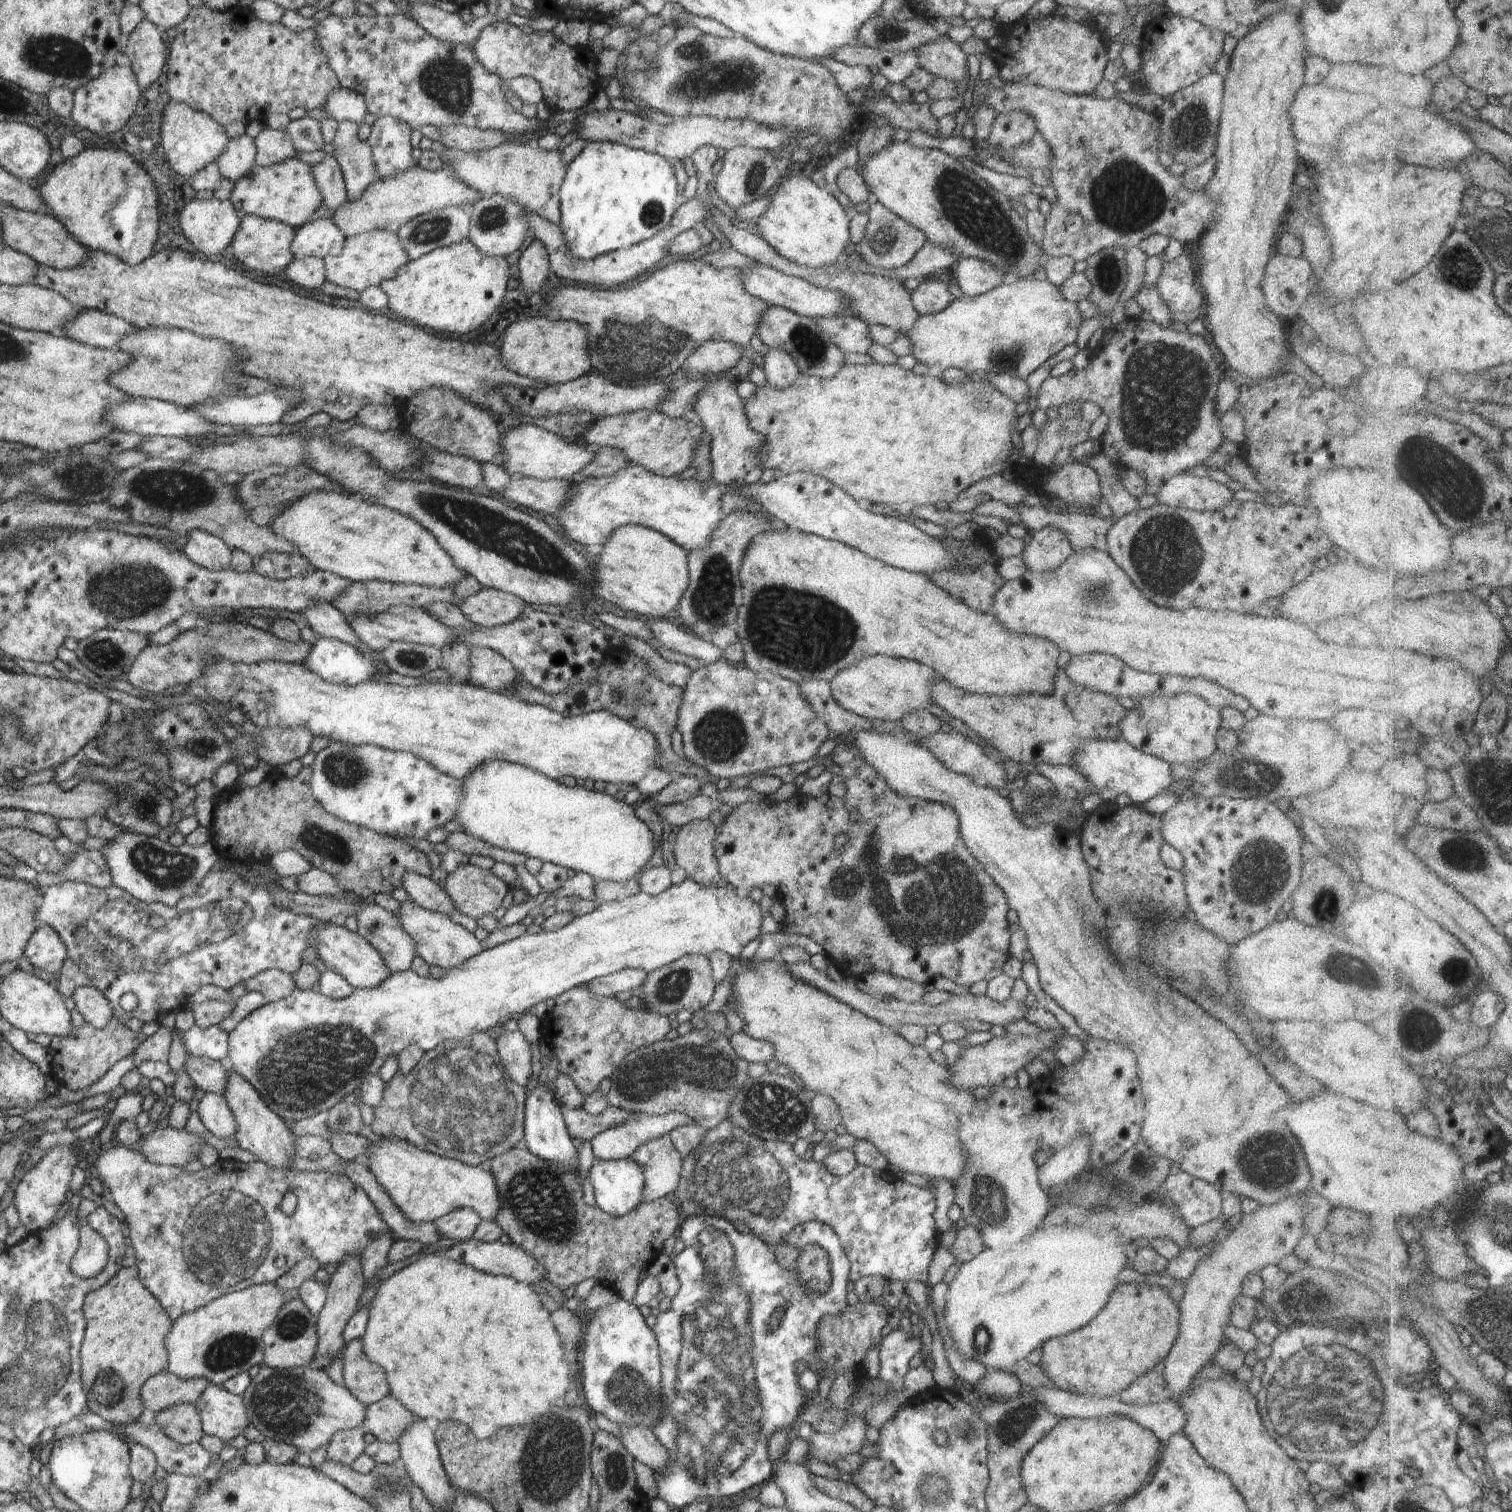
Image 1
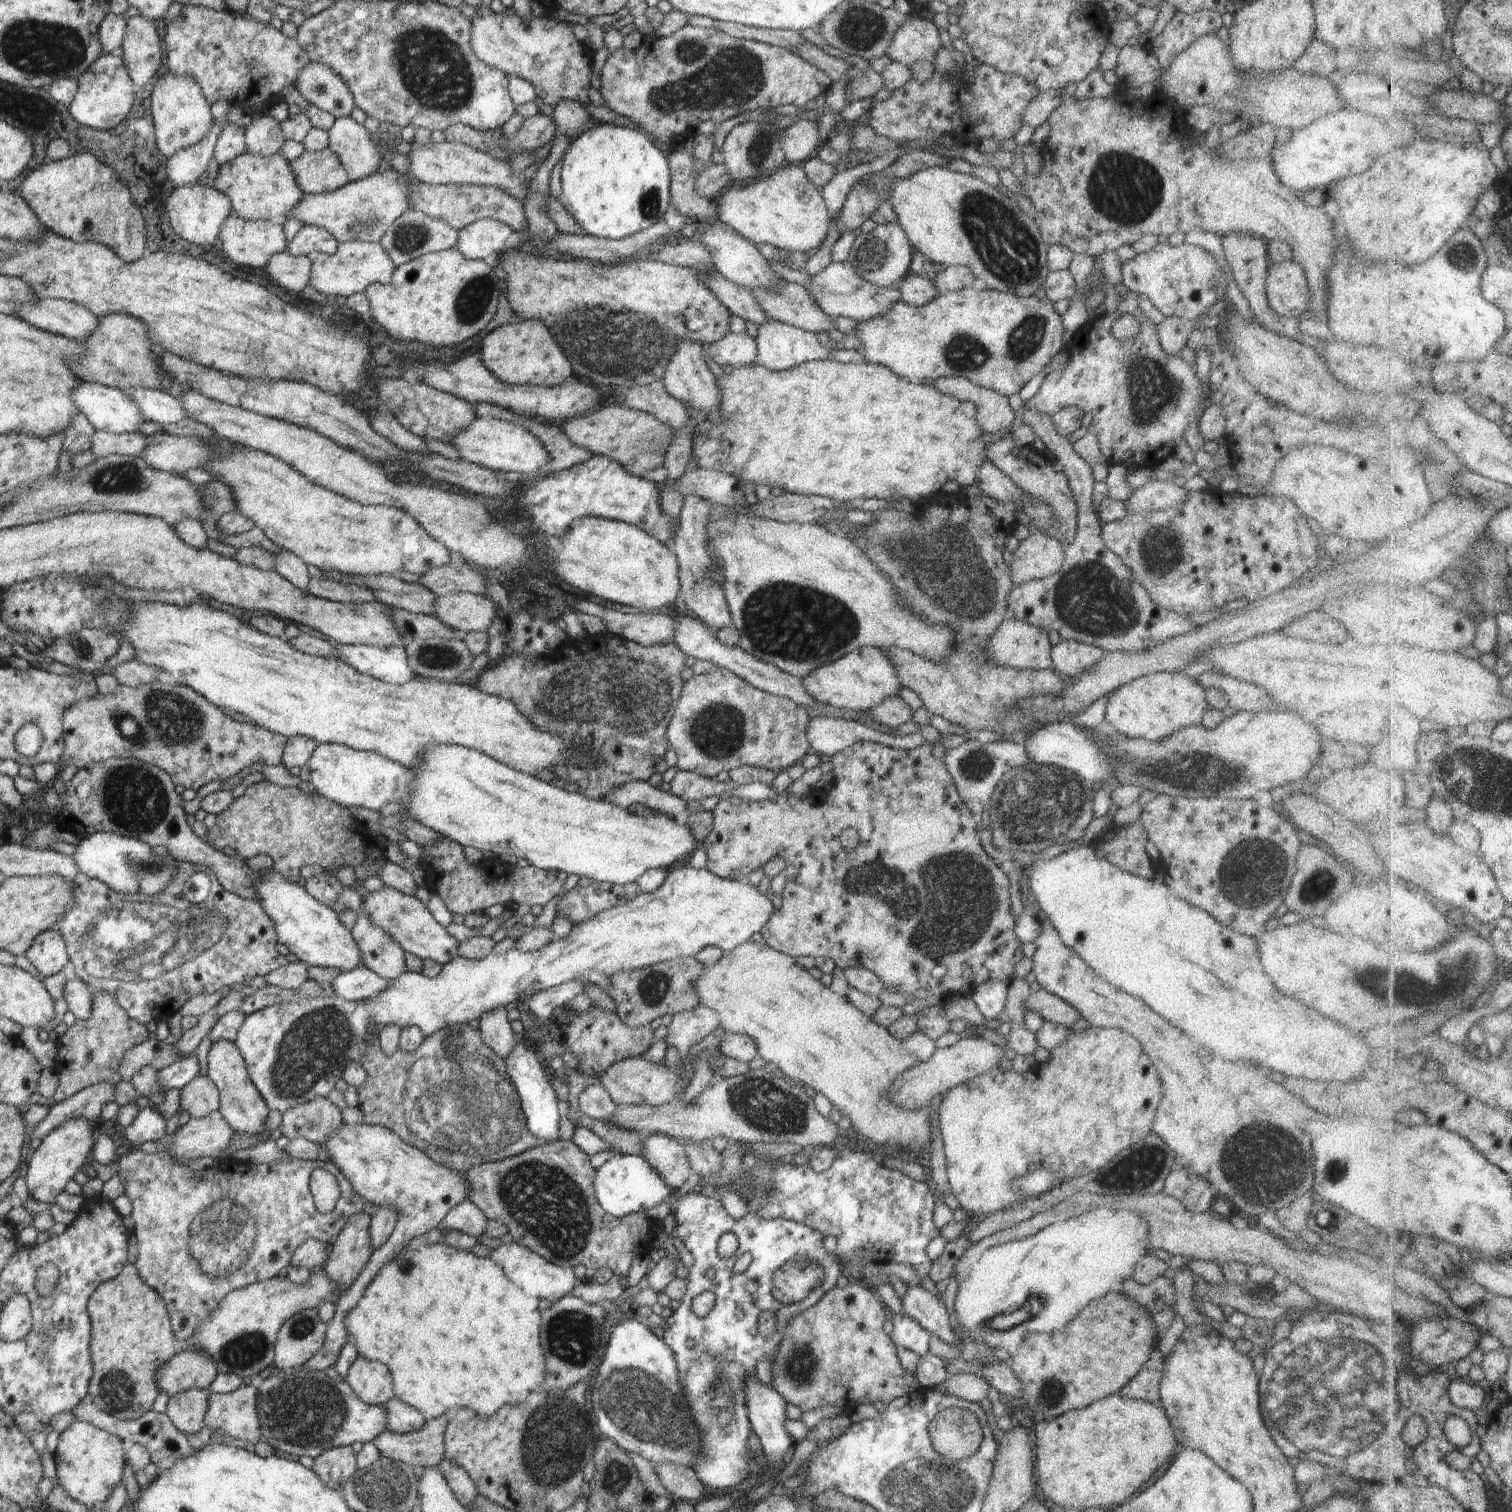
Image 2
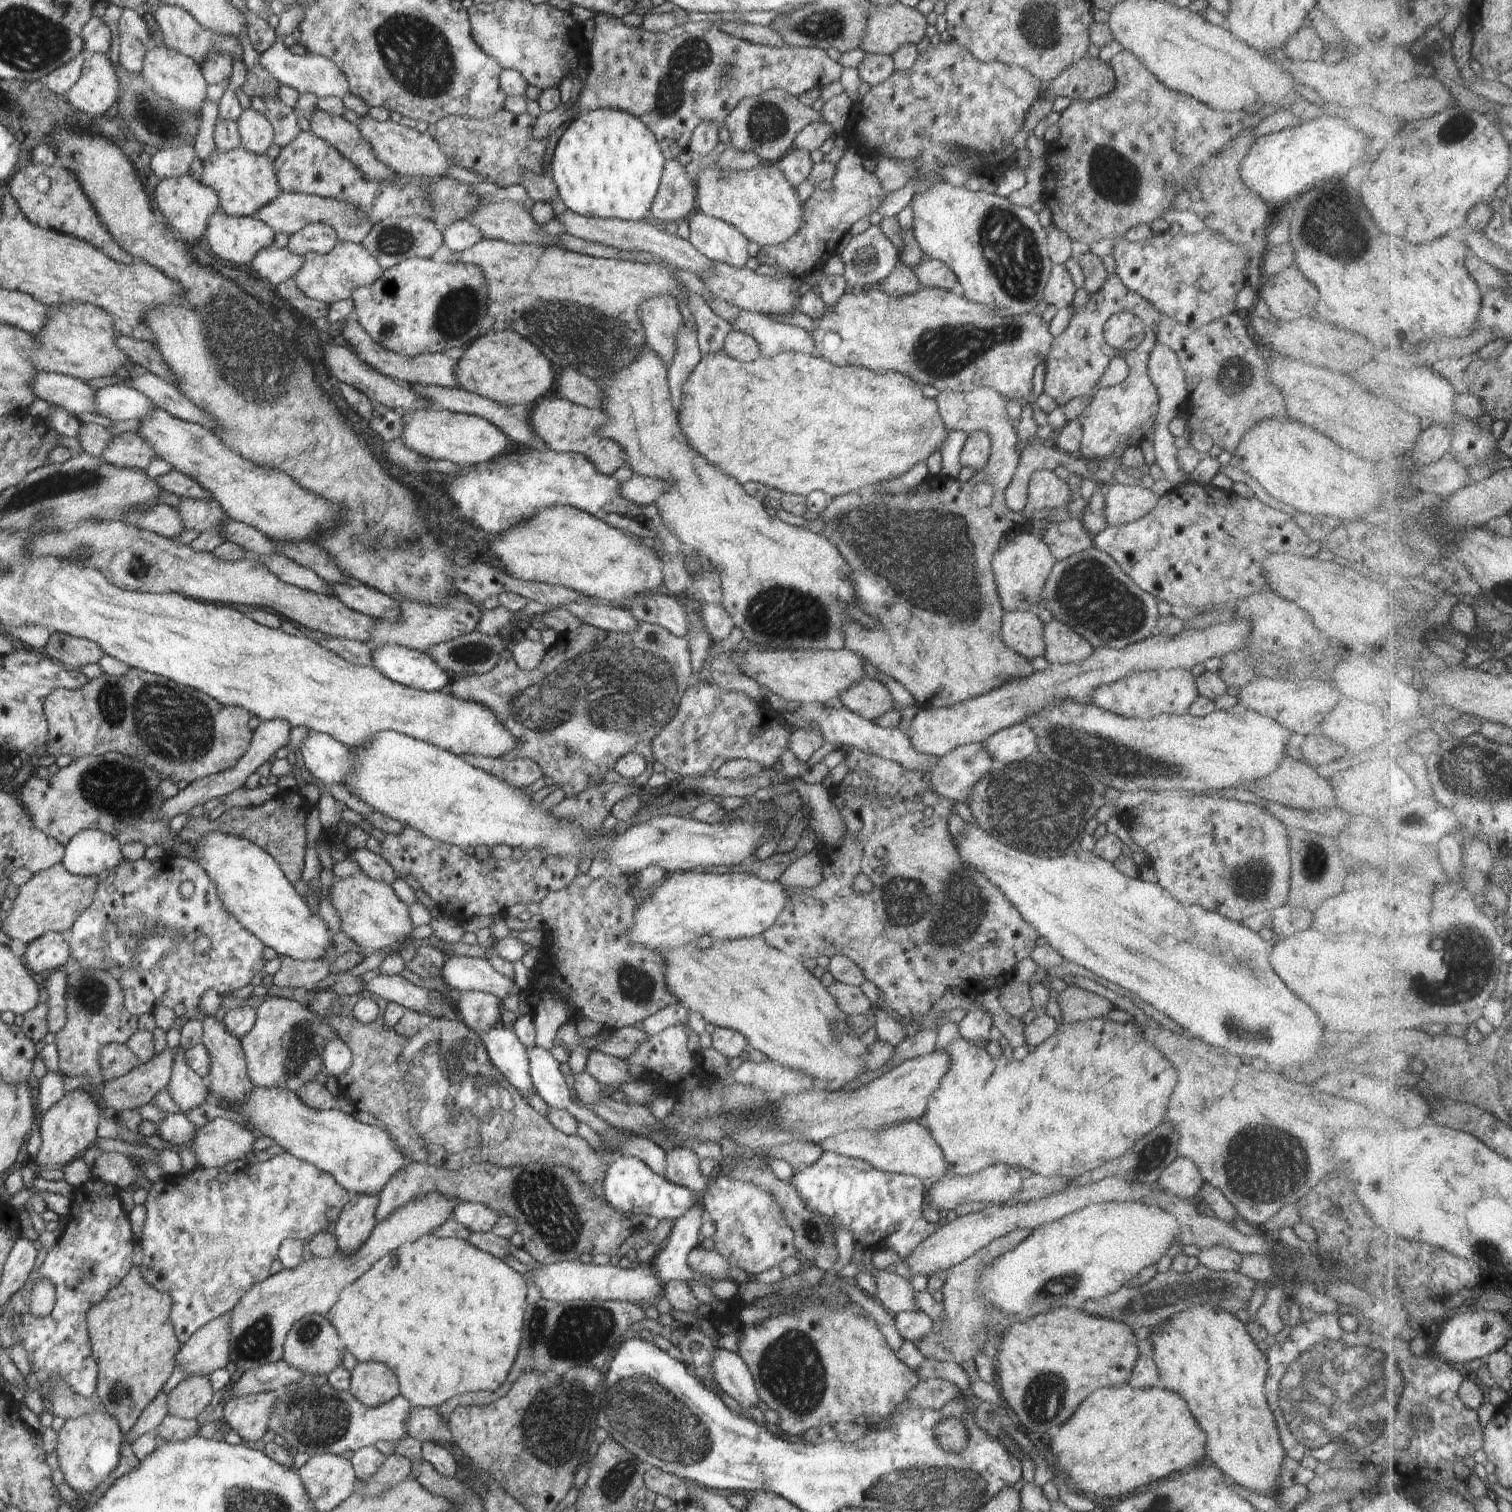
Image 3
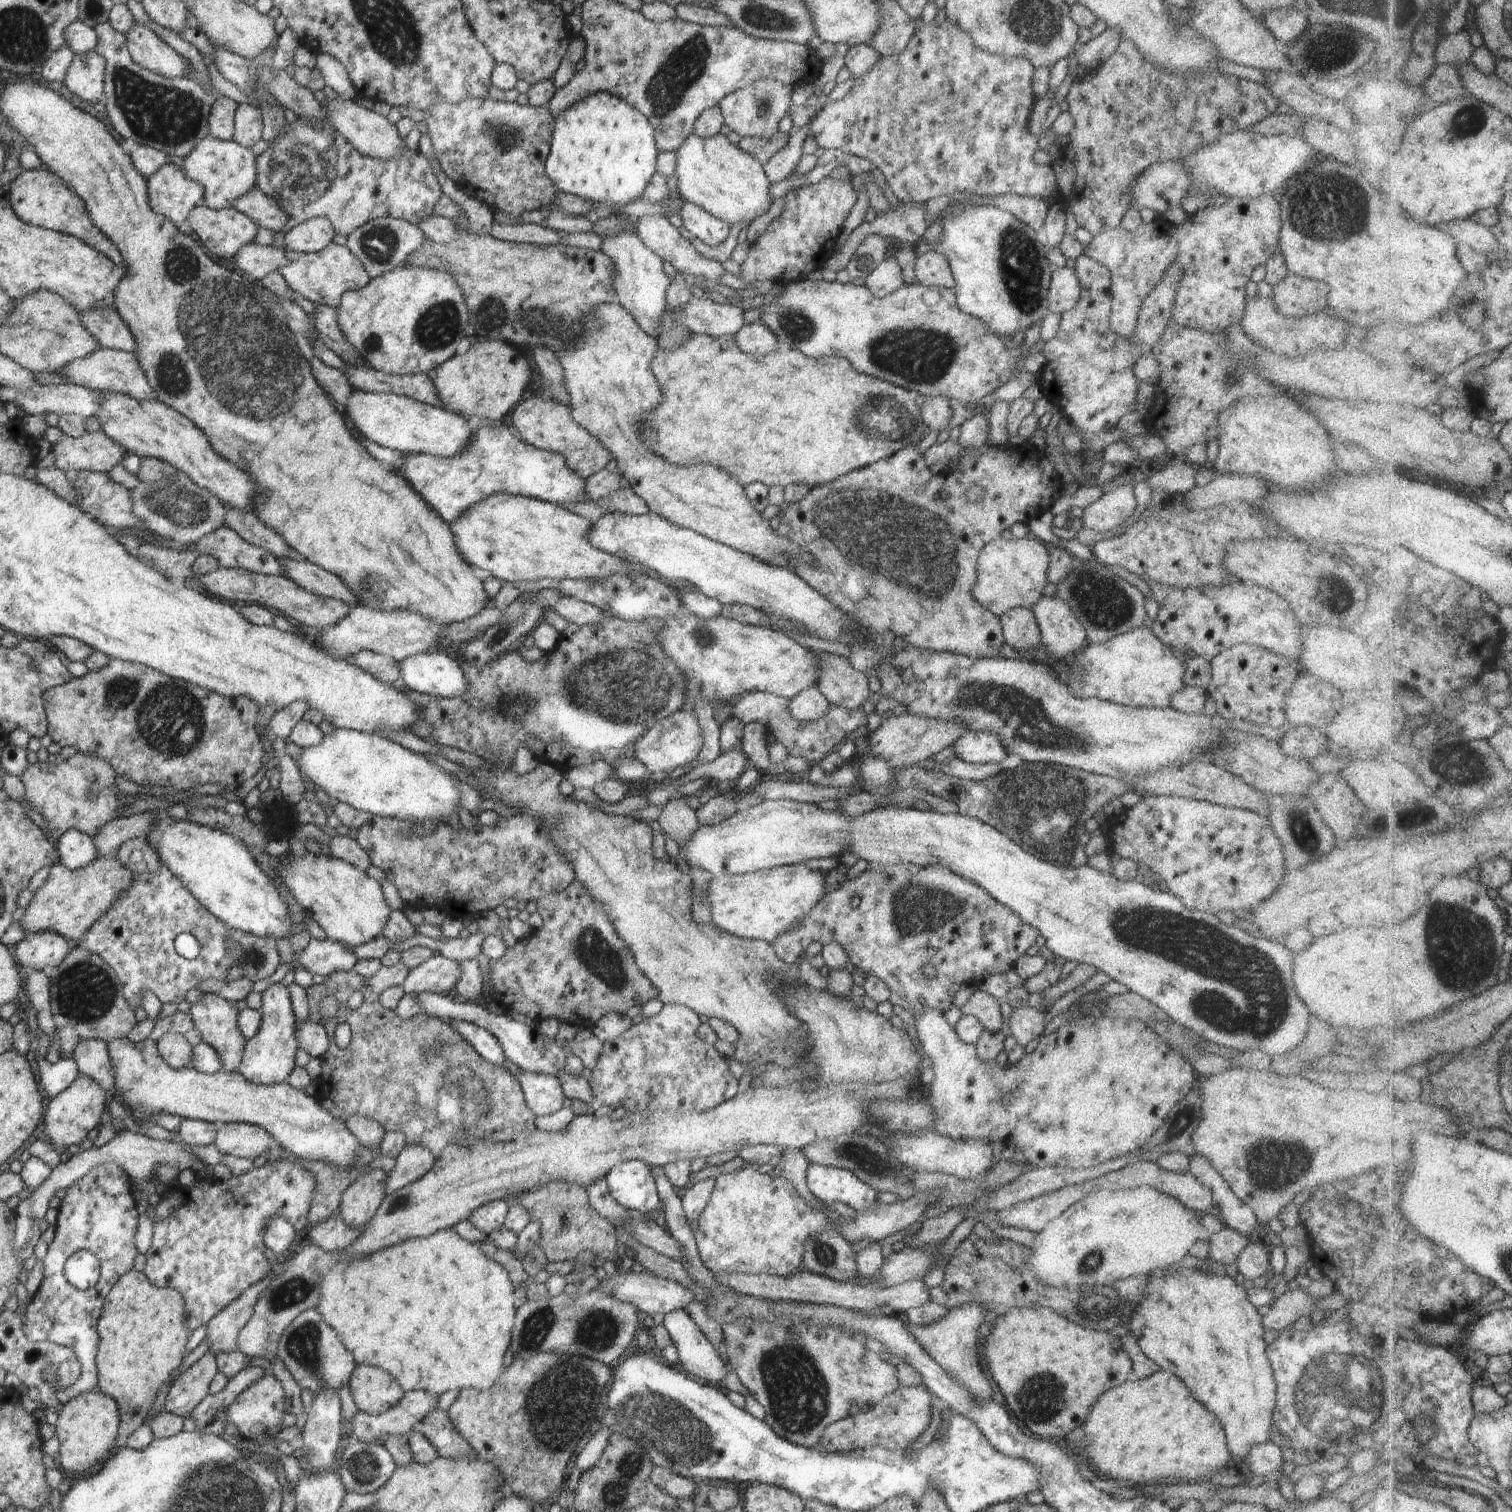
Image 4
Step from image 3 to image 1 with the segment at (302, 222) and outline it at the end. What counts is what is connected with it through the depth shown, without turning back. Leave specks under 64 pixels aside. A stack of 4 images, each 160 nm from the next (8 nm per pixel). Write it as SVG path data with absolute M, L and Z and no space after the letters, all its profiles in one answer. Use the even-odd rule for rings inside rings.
M416 165L383 179L376 178L357 199L347 198L338 208L330 209L329 219L340 229L346 239L376 229L396 233L409 220L428 211L462 206L462 204L470 205L472 208L472 204L476 204L482 198L481 192L460 182L448 167L427 171L420 165Z

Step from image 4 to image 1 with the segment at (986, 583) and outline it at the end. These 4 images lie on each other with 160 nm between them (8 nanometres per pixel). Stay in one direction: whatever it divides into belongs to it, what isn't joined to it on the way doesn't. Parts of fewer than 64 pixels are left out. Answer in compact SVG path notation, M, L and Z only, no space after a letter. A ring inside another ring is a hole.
M1043 528L1035 531L1020 556L1028 571L1043 573L1058 568L1074 551L1058 529Z

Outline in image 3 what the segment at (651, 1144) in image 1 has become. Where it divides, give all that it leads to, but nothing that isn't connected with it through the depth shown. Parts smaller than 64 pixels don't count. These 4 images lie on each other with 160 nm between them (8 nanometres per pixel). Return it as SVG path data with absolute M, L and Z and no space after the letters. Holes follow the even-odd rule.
M674 1147L665 1152L666 1179L673 1184L702 1194L708 1190L709 1178L699 1169L699 1158L684 1147Z

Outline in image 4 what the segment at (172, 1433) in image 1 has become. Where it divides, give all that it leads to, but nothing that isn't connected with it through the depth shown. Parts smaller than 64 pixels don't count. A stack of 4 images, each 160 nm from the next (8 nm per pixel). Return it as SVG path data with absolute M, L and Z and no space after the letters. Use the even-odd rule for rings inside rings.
M208 1353L202 1356L174 1380L166 1396L165 1410L182 1419L189 1417L210 1394L210 1384L218 1372L215 1356Z

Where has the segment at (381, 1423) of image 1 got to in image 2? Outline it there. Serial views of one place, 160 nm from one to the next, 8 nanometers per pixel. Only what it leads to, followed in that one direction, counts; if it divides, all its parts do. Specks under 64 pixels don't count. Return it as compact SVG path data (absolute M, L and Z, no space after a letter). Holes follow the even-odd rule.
M396 1396L382 1407L386 1411L388 1431L415 1433L427 1423L427 1418L417 1408L402 1402Z

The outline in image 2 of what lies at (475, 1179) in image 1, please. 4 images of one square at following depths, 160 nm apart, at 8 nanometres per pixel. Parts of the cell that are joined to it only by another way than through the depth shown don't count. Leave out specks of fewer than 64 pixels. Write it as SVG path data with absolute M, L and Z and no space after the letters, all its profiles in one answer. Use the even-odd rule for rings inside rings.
M344 1122L344 1124L340 1125L331 1135L328 1135L327 1139L324 1139L323 1143L320 1145L328 1152L328 1156L330 1156L329 1160L326 1162L336 1165L336 1168L346 1177L346 1180L349 1180L356 1194L359 1194L364 1200L374 1204L394 1207L397 1210L398 1218L397 1225L394 1227L394 1232L390 1235L388 1242L374 1250L370 1260L364 1265L364 1268L360 1271L356 1280L339 1296L335 1304L336 1311L334 1318L327 1324L325 1341L322 1348L310 1358L310 1360L307 1360L301 1368L298 1368L303 1371L316 1372L324 1372L326 1368L335 1365L340 1349L346 1344L346 1341L349 1340L349 1334L344 1324L345 1316L349 1310L352 1310L356 1304L358 1304L360 1297L364 1294L368 1284L370 1284L372 1279L377 1275L377 1272L380 1272L380 1269L385 1264L388 1264L388 1261L394 1260L395 1256L402 1249L406 1249L413 1238L424 1234L424 1232L431 1228L440 1226L446 1213L451 1208L454 1208L460 1201L466 1200L469 1187L469 1182L465 1179L464 1174L436 1164L436 1162L428 1158L421 1150L404 1142L400 1136L392 1132L389 1128L380 1125L369 1125L363 1122L351 1126Z

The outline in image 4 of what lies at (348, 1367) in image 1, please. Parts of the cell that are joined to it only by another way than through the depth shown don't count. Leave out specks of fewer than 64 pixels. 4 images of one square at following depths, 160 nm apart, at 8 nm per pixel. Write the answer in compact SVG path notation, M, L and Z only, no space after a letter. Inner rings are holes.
M357 1365L349 1382L359 1412L370 1416L390 1410L402 1398L403 1391L394 1376L376 1366Z

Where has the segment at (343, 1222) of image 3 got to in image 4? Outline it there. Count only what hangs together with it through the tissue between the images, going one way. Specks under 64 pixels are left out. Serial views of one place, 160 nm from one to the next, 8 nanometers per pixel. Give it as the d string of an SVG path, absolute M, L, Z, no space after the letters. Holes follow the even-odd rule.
M372 1170L346 1188L338 1214L344 1224L352 1228L365 1228L386 1196L387 1174Z

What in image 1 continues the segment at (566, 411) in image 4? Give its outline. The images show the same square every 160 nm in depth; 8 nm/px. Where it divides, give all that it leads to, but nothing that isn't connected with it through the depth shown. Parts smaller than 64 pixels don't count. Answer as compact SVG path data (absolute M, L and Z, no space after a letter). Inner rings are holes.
M640 409L601 418L587 426L587 444L607 446L622 451L632 465L644 467L661 477L674 477L691 466L691 460L703 429L682 417L669 417L658 410Z

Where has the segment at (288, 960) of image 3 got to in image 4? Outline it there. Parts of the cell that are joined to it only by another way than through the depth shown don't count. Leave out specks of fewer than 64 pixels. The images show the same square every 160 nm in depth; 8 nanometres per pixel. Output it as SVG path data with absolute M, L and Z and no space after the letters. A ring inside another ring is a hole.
M311 939L304 950L300 950L300 954L289 964L289 968L290 971L292 969L296 972L302 967L310 977L317 974L326 978L329 974L353 970L356 964L352 948L330 939Z

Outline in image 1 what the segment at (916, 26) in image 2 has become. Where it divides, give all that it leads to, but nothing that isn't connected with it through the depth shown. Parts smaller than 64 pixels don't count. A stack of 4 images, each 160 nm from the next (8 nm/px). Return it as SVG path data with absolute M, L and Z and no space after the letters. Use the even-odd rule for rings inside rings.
M942 35L936 40L919 46L916 56L924 70L936 77L960 82L966 78L967 56L960 49L960 44Z

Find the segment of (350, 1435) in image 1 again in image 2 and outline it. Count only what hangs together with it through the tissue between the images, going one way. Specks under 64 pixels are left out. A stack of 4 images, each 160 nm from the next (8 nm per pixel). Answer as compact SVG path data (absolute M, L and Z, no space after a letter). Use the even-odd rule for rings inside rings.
M338 1447L318 1455L310 1469L329 1489L340 1491L357 1470L357 1454L352 1447Z

